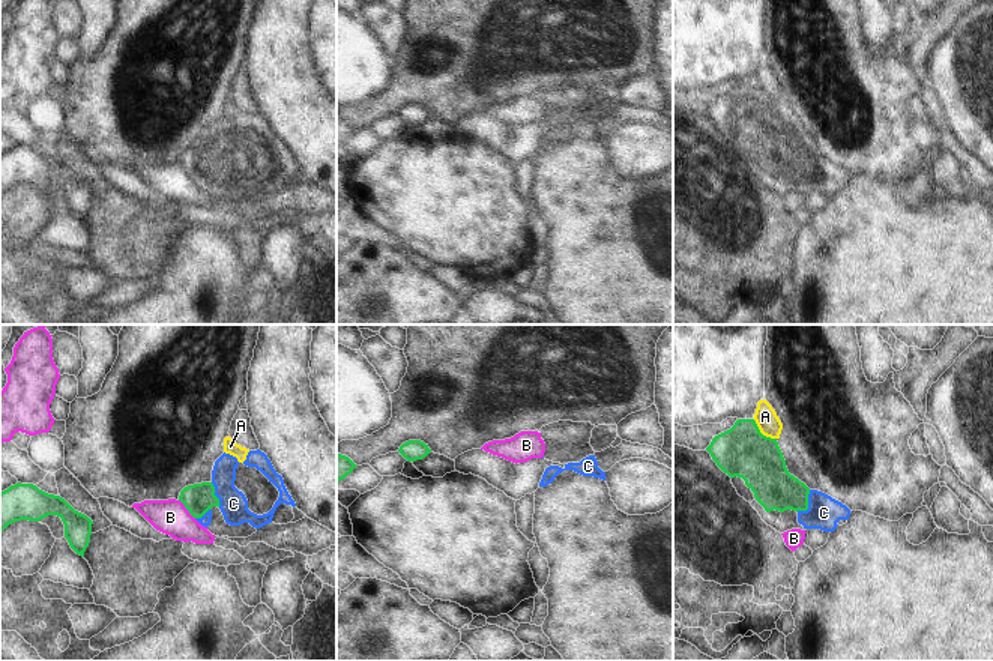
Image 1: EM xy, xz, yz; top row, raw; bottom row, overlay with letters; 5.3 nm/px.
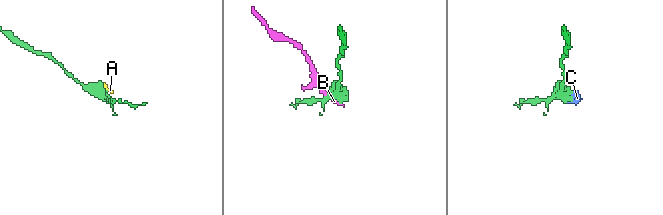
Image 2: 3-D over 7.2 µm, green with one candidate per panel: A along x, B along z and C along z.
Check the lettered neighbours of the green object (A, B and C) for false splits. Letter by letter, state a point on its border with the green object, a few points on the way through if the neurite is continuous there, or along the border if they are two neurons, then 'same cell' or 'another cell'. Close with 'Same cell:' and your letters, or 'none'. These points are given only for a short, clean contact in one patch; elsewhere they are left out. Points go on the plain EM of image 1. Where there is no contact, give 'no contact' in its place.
A: meets green in yz at (760, 96); border along yz (753, 81), (763, 98), (775, 102); another cell
B: meets green in xy at (187, 172); another cell
C: meets green in yz at (807, 169); another cell
Same cell: none

